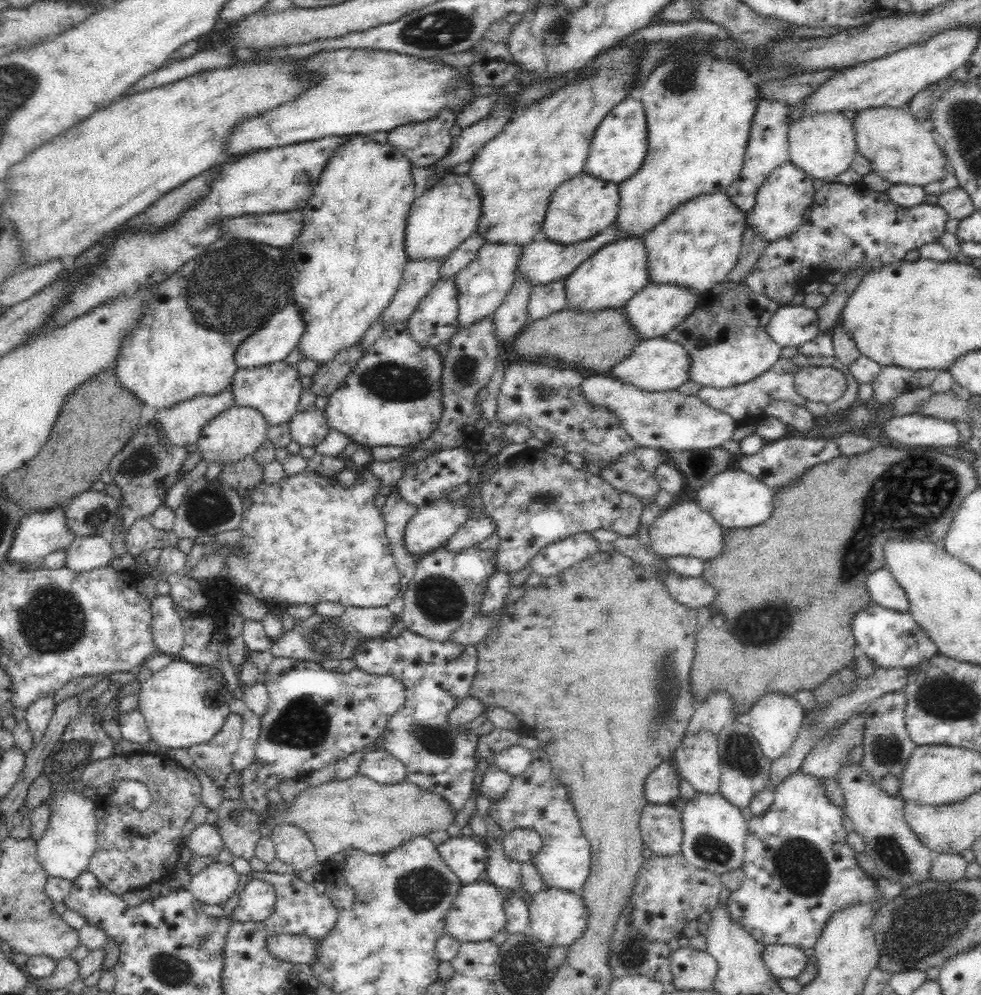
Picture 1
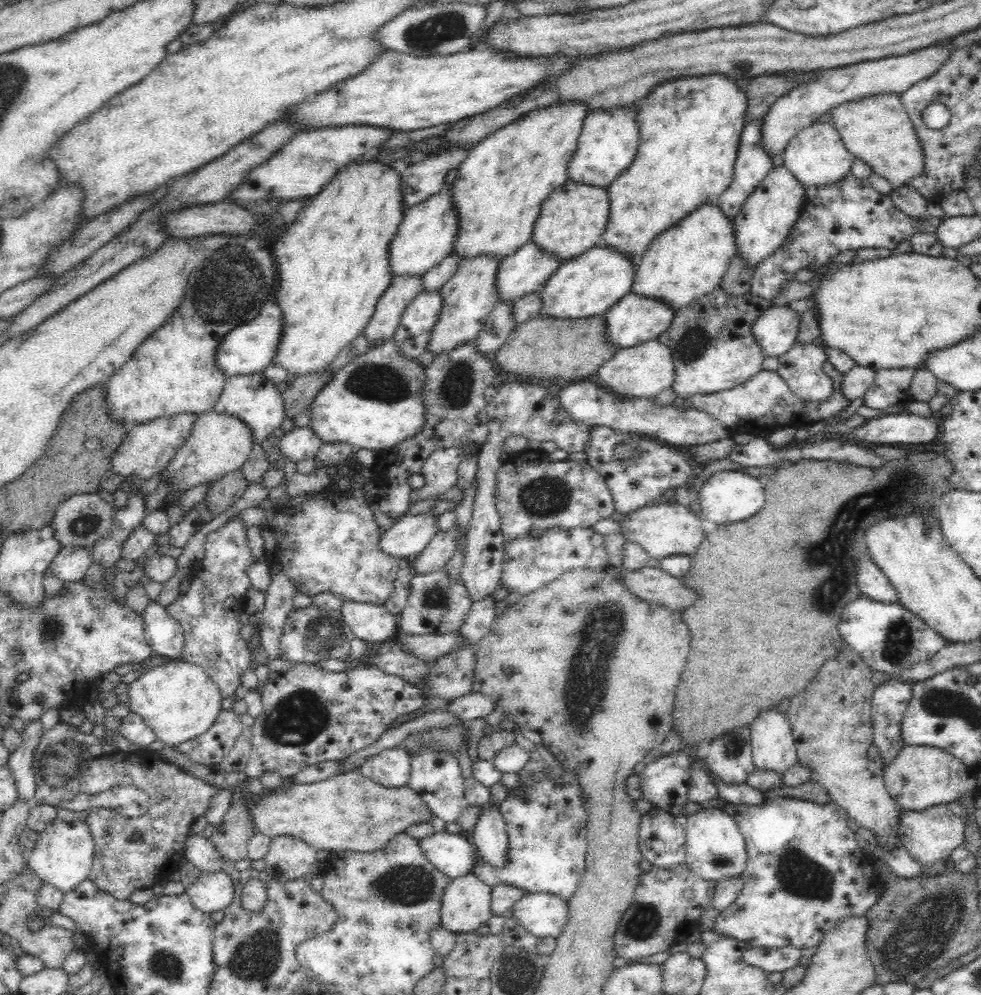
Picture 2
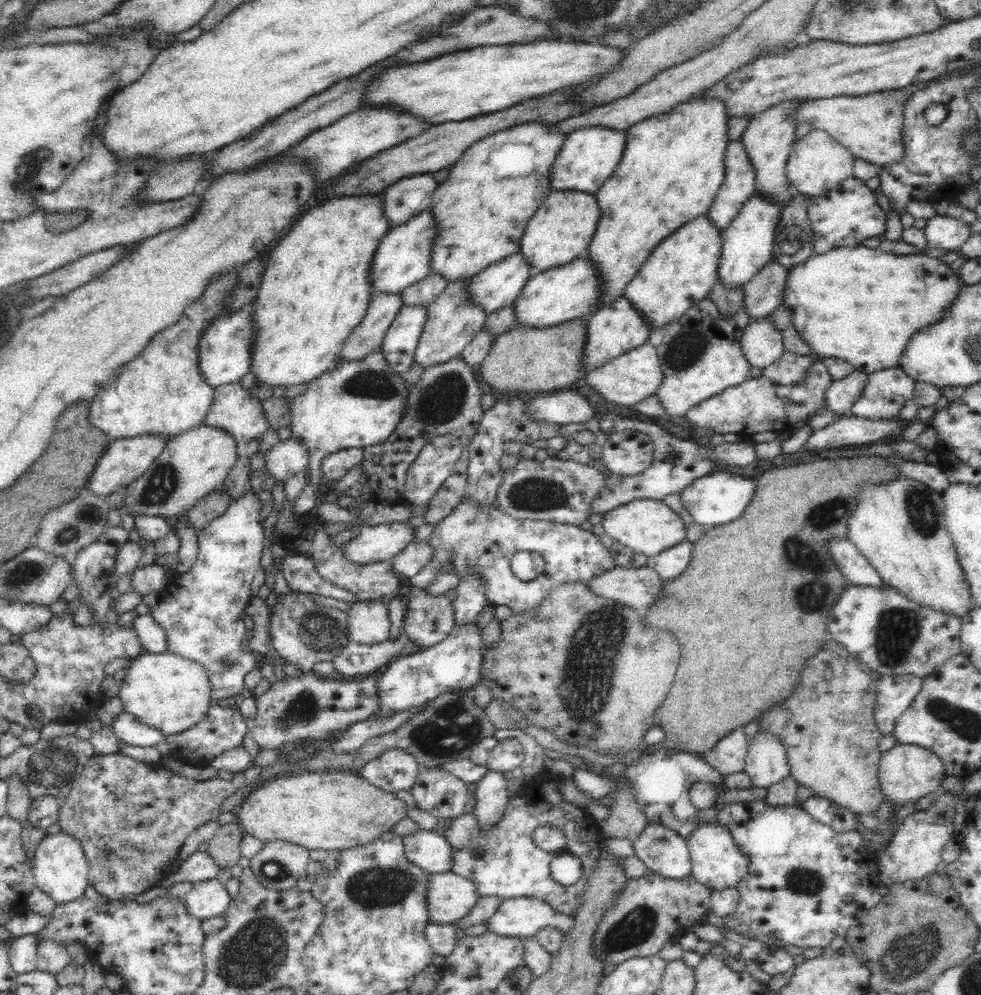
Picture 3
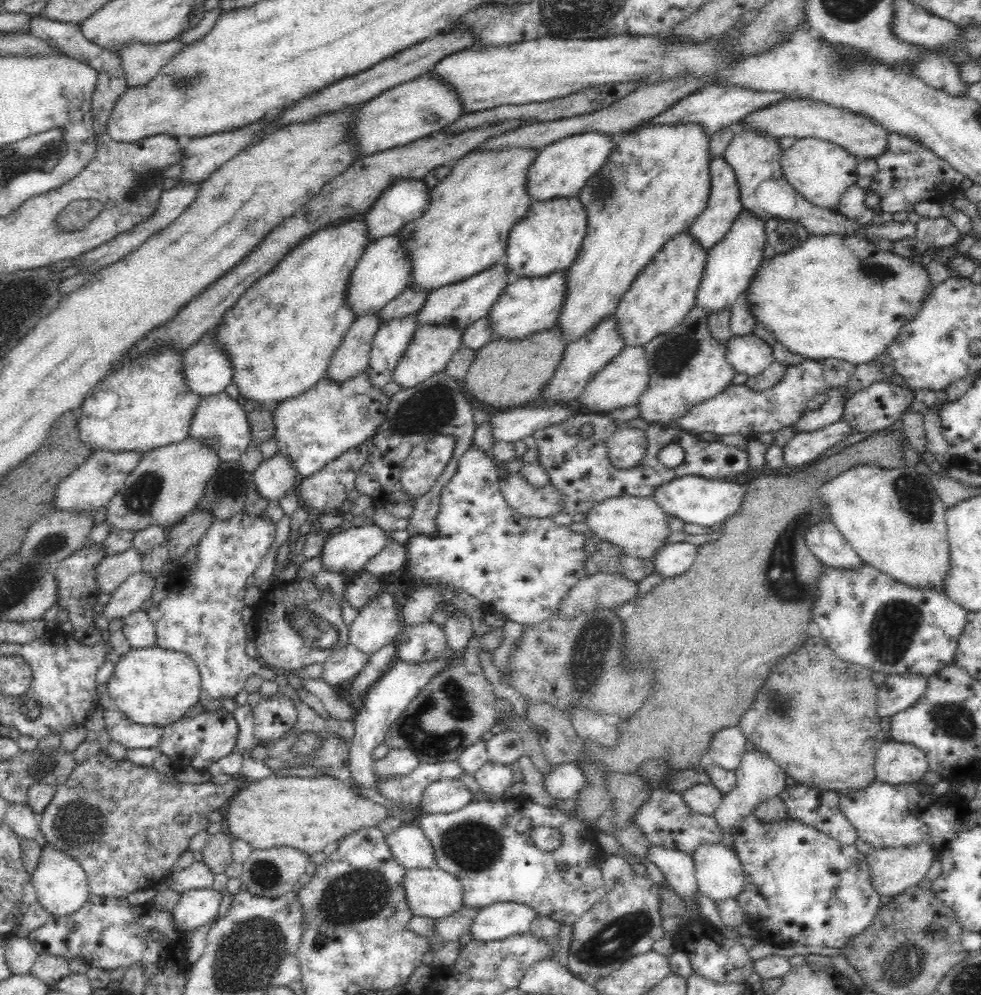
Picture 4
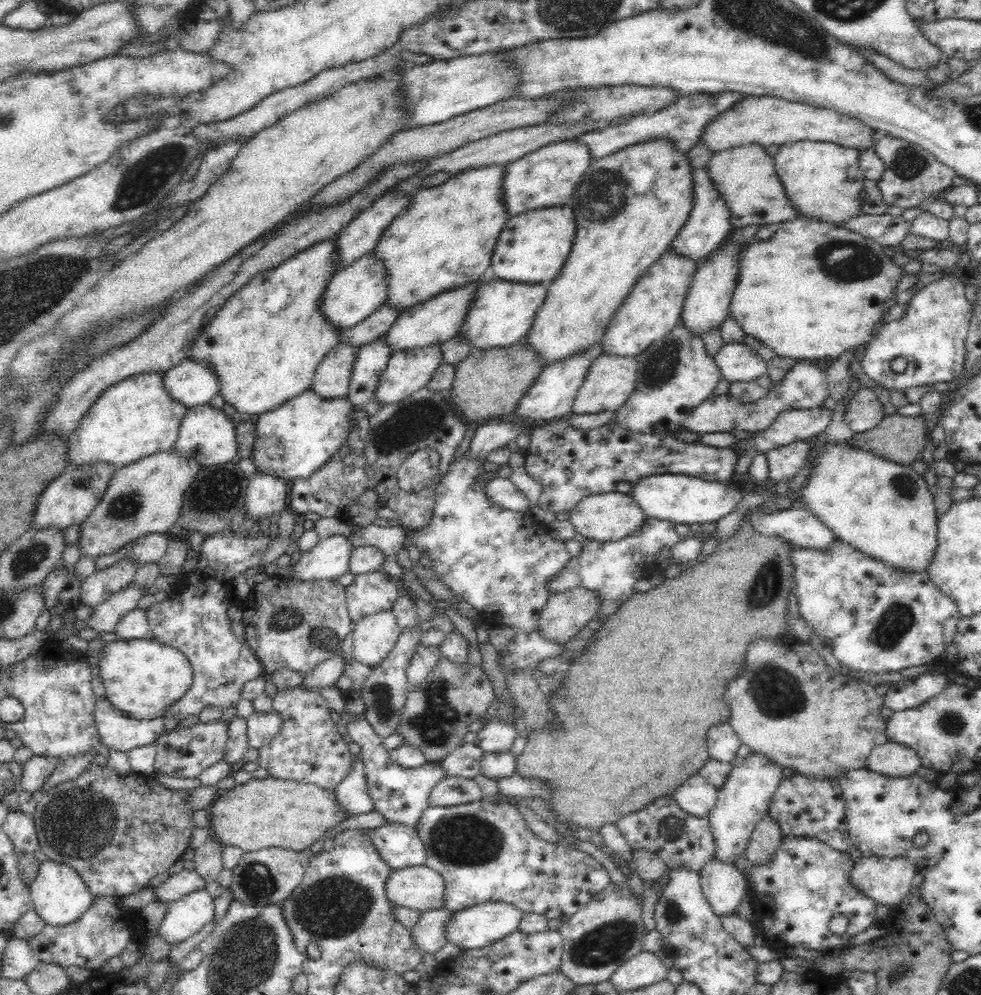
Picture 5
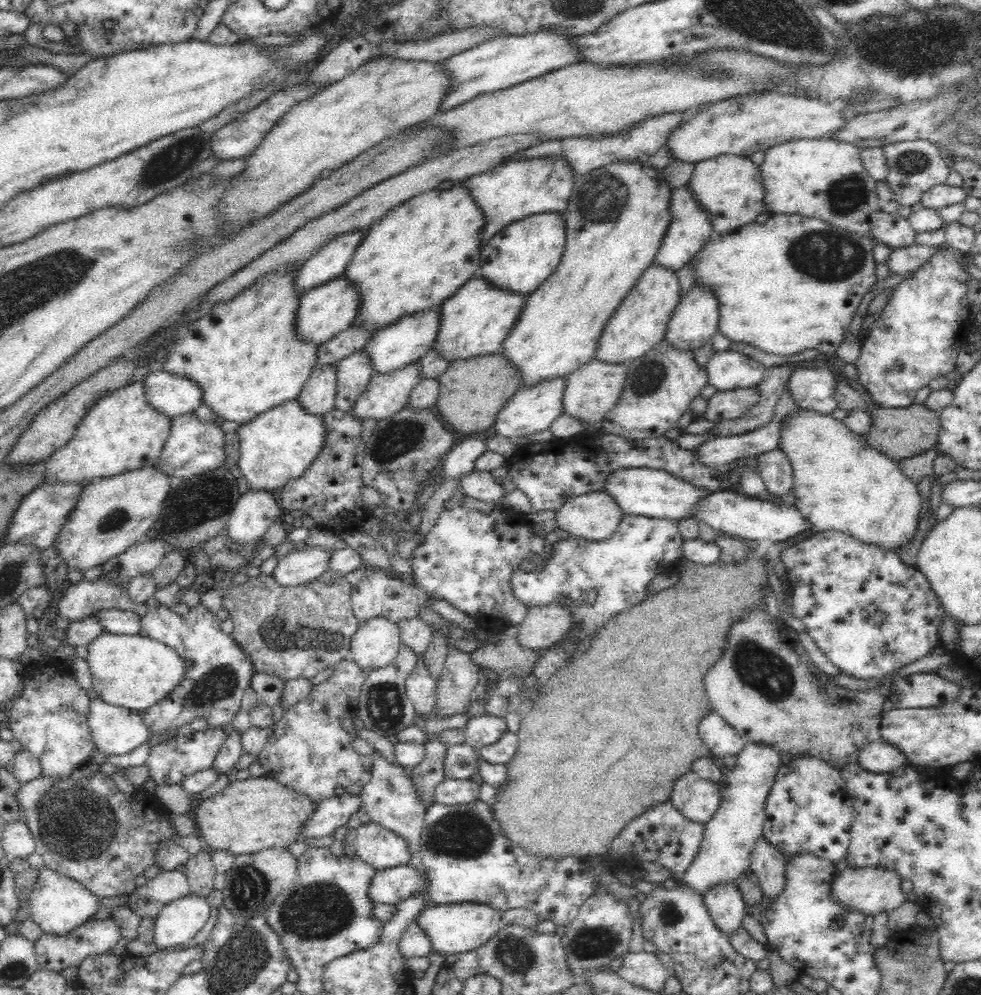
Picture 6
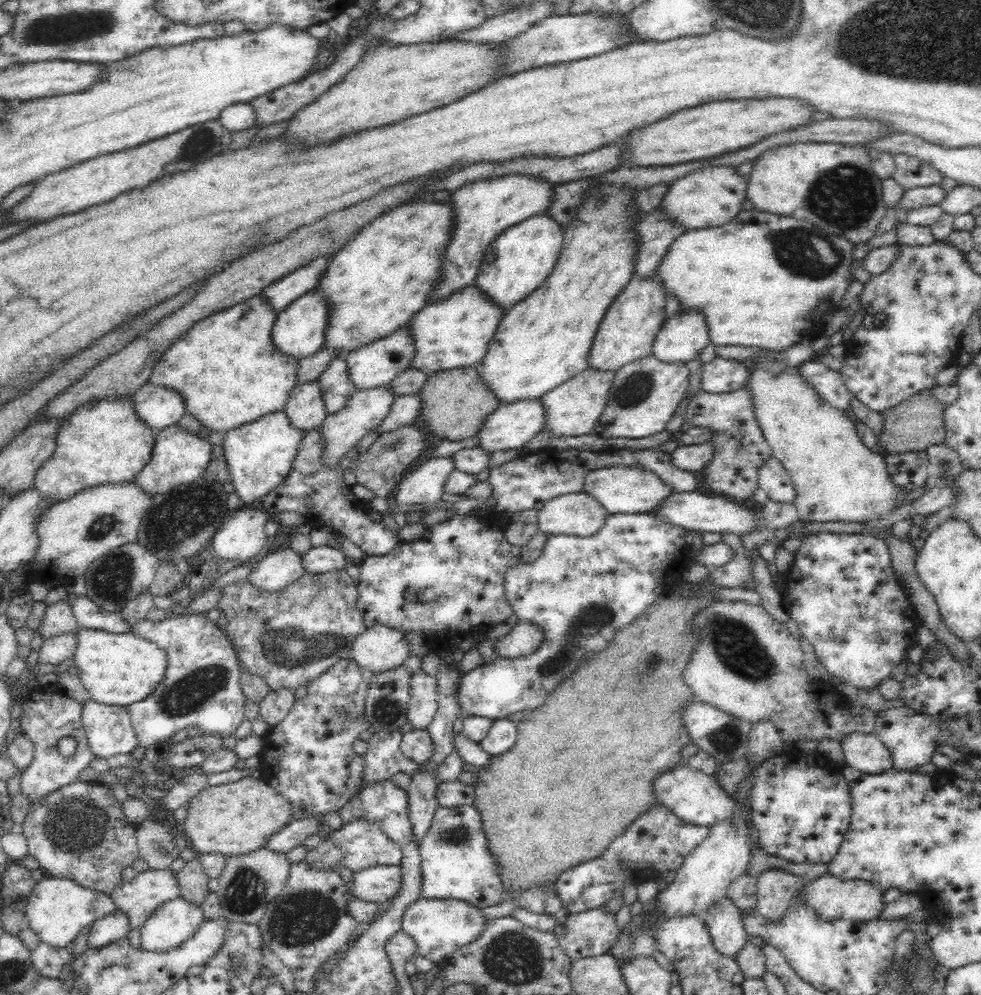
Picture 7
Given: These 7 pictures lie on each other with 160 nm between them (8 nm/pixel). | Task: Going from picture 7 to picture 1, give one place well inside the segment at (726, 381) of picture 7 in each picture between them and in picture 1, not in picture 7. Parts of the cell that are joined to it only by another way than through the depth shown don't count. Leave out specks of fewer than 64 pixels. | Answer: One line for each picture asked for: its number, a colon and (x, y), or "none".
1: (791, 325)
2: (775, 330)
3: (761, 343)
4: (748, 354)
5: (736, 362)
6: (728, 370)

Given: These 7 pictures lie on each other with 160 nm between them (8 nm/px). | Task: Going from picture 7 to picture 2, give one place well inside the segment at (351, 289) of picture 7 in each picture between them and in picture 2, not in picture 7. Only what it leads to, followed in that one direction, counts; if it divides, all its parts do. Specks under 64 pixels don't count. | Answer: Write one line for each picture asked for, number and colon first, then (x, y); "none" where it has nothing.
2: (502, 183)
3: (481, 209)
4: (465, 228)
5: (443, 239)
6: (414, 257)

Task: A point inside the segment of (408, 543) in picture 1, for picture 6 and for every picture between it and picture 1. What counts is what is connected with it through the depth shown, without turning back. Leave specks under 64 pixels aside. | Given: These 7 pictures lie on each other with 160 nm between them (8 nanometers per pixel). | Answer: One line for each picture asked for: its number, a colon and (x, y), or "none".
2: (409, 535)
3: (377, 543)
4: (348, 548)
5: (329, 558)
6: (298, 567)

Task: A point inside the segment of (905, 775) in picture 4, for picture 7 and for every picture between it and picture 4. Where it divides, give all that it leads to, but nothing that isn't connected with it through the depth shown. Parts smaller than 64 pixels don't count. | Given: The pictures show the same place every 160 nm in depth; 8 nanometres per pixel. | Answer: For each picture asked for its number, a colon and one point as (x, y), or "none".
5: (891, 759)
6: (877, 756)
7: (863, 751)

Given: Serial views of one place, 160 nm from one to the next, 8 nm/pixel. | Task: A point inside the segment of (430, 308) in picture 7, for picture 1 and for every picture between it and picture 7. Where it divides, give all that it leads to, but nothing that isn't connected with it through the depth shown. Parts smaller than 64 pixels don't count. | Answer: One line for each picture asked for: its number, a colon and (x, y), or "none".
1: (612, 275)
2: (587, 285)
3: (560, 294)
4: (527, 305)
5: (500, 312)
6: (473, 322)

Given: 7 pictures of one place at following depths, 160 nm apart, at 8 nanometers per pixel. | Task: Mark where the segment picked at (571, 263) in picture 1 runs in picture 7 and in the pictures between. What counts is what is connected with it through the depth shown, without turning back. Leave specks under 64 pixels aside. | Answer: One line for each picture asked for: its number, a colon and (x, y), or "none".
2: (522, 272)
3: (495, 287)
4: (457, 305)
5: (436, 320)
6: (404, 342)
7: (372, 365)

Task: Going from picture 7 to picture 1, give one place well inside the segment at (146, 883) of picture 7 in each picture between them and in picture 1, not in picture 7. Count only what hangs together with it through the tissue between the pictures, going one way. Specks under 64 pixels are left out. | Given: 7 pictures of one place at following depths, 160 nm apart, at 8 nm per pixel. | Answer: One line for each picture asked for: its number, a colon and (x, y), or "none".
1: (204, 841)
2: (199, 851)
3: (199, 866)
4: (196, 876)
5: (174, 886)
6: (146, 901)

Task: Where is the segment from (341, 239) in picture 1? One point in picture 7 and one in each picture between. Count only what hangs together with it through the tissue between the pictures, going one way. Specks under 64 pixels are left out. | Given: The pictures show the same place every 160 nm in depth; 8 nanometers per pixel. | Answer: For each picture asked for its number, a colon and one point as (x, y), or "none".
2: (332, 263)
3: (314, 290)
4: (279, 335)
5: (264, 344)
6: (245, 356)
7: (228, 371)

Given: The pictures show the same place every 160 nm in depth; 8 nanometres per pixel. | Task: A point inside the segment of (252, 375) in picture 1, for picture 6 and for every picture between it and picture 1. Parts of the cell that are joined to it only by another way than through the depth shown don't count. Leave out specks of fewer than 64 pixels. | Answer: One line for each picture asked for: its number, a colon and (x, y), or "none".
2: (254, 399)
3: (234, 410)
4: (219, 422)
5: (206, 435)
6: (193, 447)

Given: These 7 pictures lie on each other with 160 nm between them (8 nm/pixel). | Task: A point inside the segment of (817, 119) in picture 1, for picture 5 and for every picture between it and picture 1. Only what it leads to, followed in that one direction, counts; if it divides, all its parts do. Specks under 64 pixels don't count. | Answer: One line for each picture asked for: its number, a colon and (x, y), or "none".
2: (816, 156)
3: (818, 163)
4: (821, 171)
5: (823, 180)

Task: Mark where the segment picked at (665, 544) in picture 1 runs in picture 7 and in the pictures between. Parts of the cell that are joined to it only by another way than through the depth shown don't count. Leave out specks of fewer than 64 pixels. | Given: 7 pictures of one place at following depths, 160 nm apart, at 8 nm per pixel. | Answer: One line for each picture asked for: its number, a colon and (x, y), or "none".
2: (664, 529)
3: (646, 526)
4: (637, 525)
5: (603, 517)
6: (593, 516)
7: (578, 514)

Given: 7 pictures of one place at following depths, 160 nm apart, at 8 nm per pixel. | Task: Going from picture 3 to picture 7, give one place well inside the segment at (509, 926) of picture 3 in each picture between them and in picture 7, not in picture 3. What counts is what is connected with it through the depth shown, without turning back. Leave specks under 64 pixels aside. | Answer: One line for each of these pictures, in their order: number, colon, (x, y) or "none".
4: (497, 921)
5: (477, 926)
6: (451, 929)
7: (439, 927)

